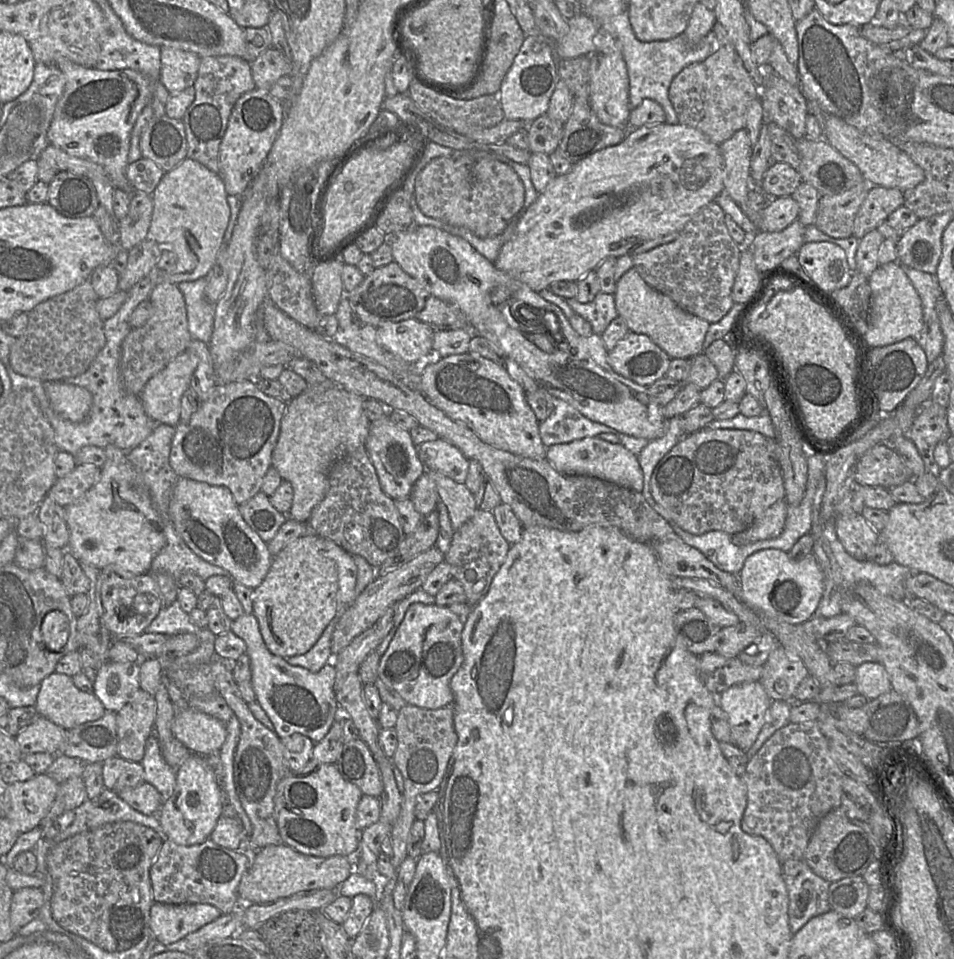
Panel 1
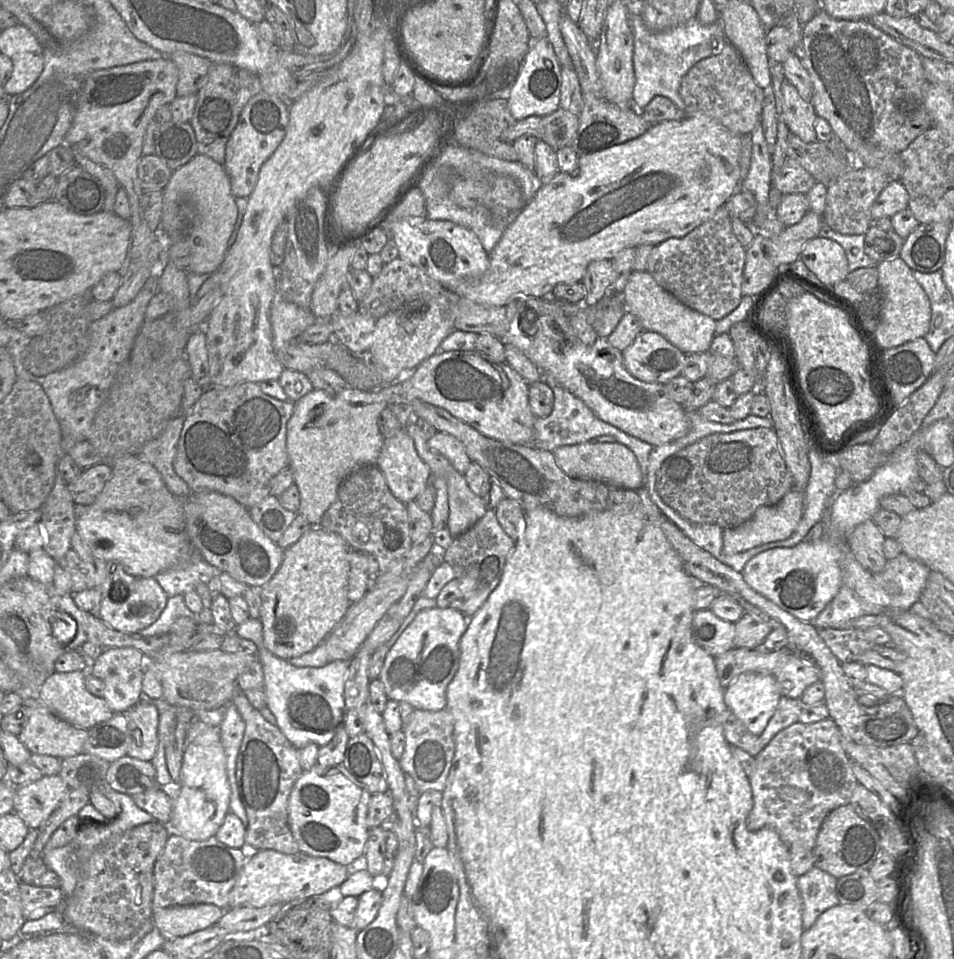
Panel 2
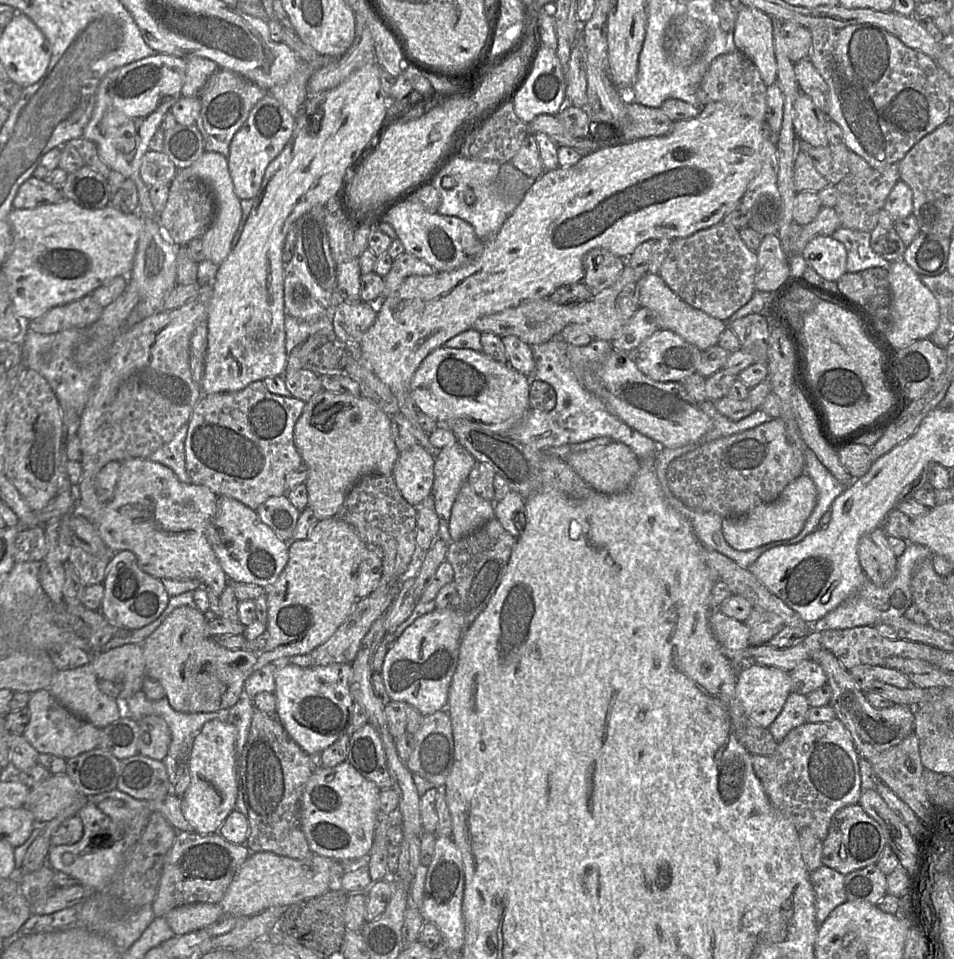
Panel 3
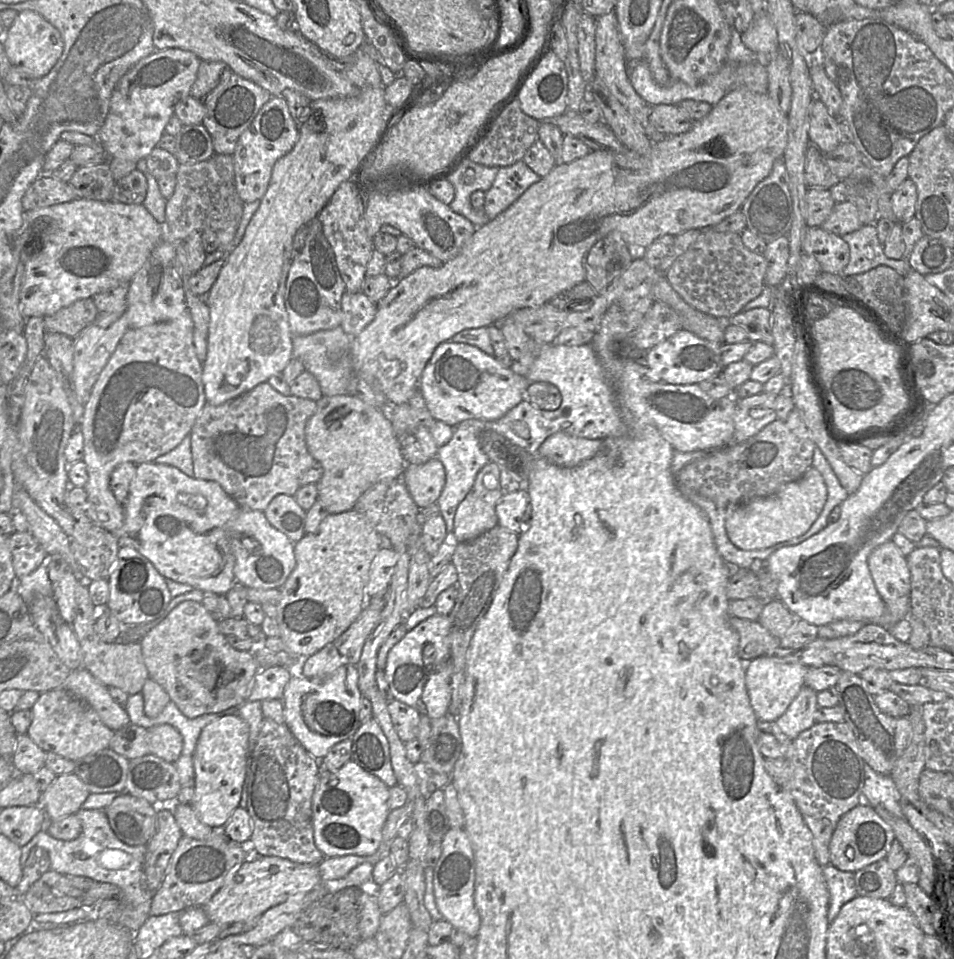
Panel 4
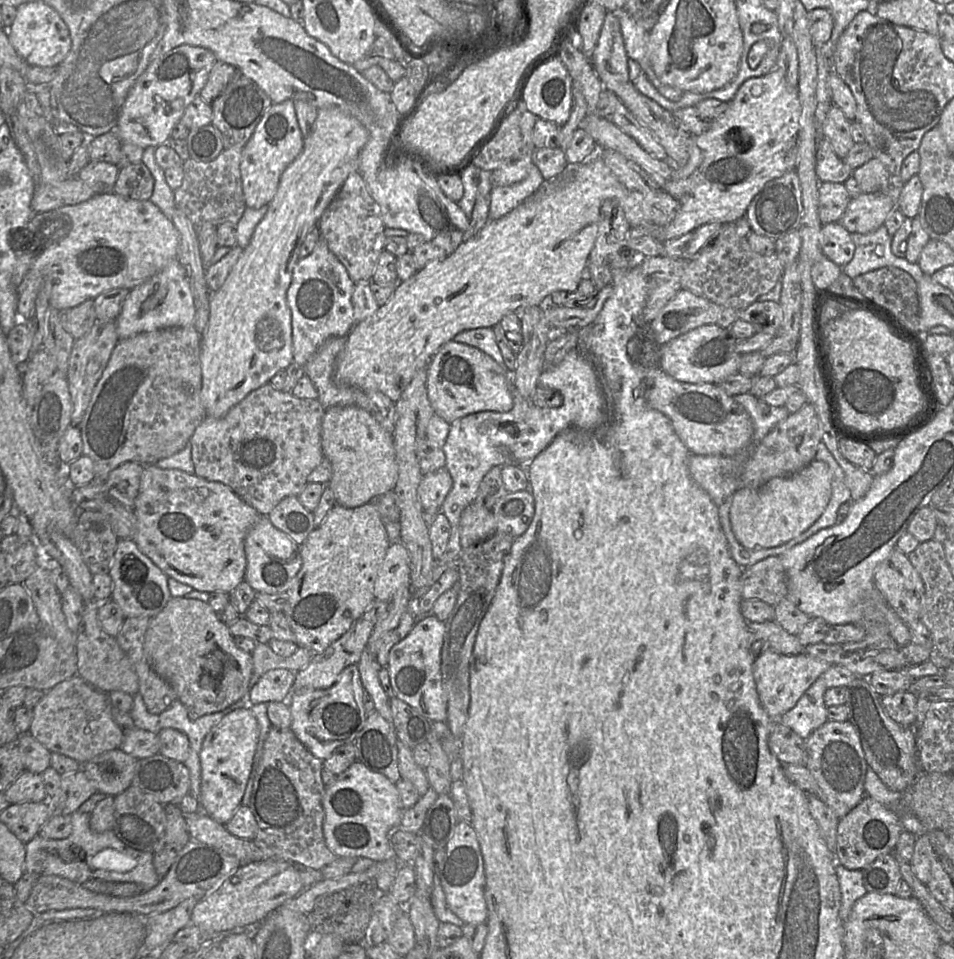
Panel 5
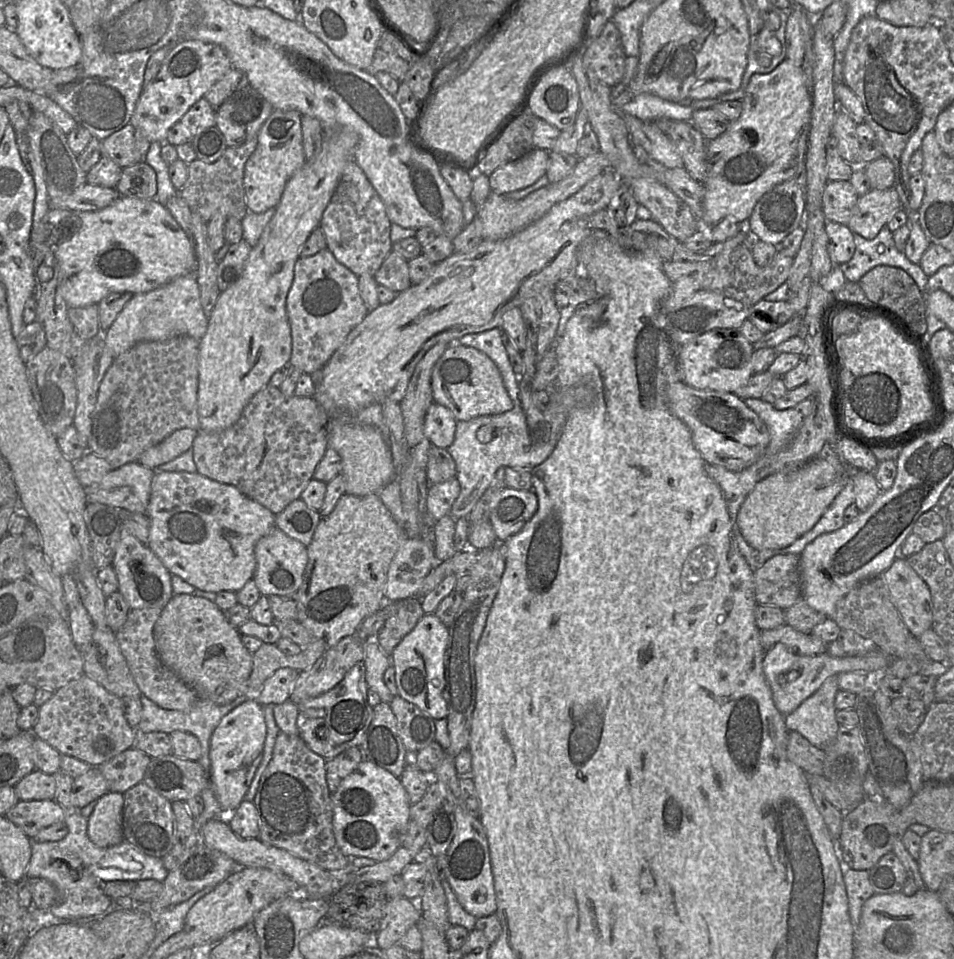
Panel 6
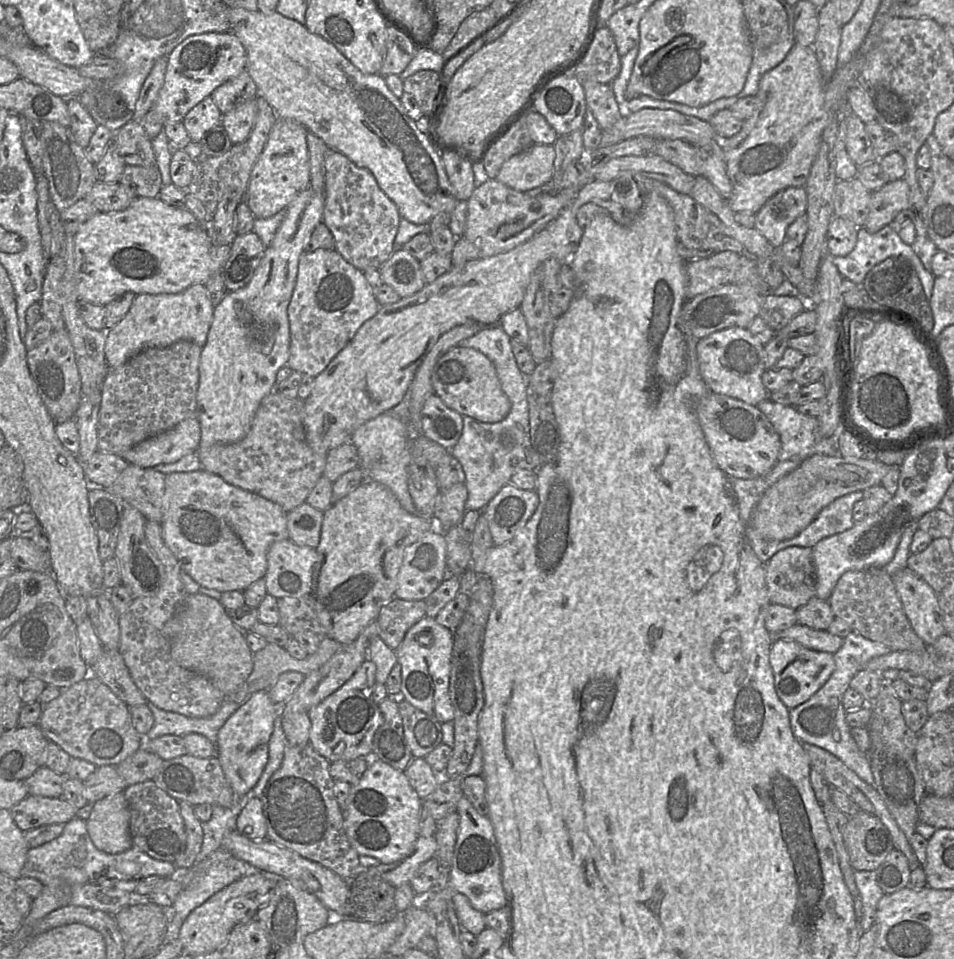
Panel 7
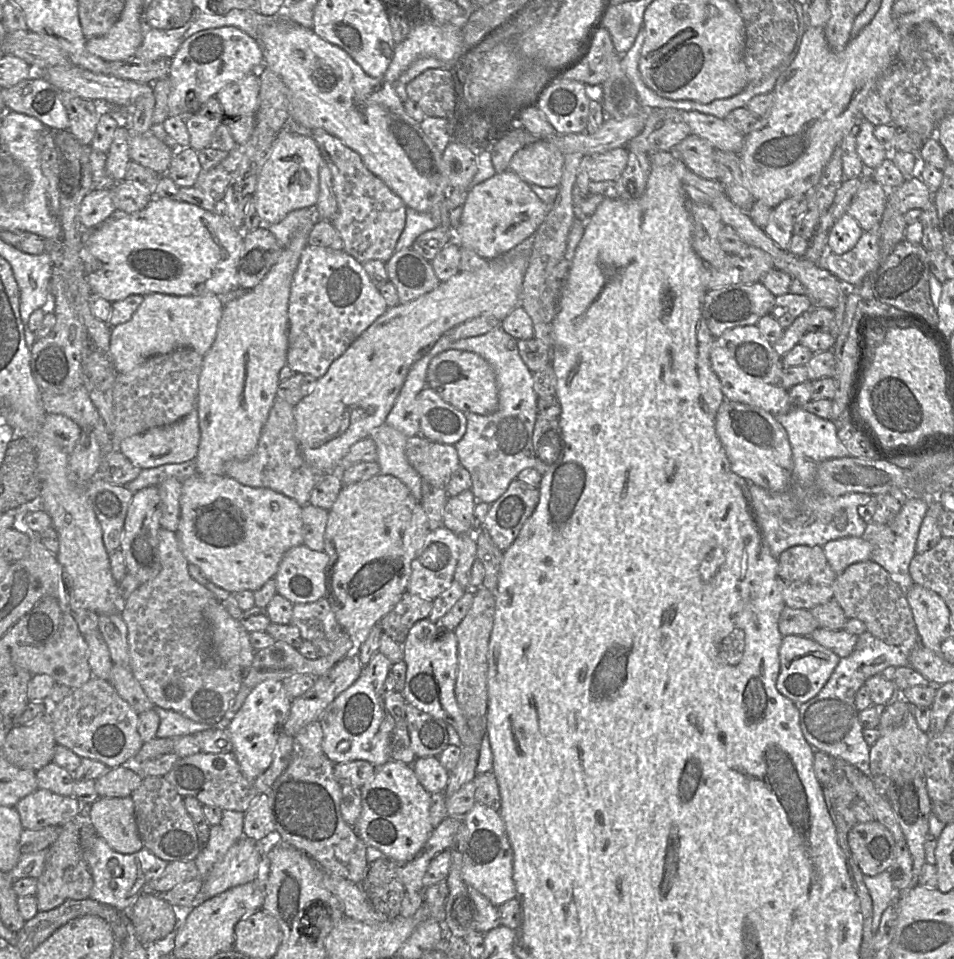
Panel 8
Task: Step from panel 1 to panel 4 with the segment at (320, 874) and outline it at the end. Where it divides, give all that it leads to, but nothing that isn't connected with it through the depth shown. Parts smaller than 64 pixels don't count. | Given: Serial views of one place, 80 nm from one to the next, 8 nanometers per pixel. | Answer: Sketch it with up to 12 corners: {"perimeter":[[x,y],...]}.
{"perimeter":[[250,854],[202,908],[252,920],[322,883],[319,865]]}

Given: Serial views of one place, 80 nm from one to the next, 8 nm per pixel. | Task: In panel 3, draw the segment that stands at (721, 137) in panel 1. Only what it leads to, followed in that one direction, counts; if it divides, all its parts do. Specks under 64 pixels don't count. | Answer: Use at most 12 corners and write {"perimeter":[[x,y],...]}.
{"perimeter":[[737,49],[711,62],[701,106],[722,102],[765,122],[767,87]]}

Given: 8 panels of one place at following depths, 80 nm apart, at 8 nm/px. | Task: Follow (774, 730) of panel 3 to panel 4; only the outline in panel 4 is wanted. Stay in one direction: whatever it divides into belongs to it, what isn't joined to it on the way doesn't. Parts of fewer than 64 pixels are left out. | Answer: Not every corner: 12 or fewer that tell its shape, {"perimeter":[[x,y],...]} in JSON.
{"perimeter":[[804,685],[775,722],[794,740],[816,723],[817,692]]}

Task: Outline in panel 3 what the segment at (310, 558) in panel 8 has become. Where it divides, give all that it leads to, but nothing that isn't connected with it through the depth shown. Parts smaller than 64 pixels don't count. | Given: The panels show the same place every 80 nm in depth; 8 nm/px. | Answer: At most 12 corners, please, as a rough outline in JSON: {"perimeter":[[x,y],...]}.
{"perimeter":[[218,496],[209,541],[229,580],[269,587],[289,543]]}

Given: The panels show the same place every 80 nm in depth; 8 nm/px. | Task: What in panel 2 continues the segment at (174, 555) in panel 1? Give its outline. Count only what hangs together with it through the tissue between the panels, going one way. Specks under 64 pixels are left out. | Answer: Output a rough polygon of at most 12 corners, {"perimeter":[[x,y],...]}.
{"perimeter":[[193,557],[153,577],[168,598],[223,572]]}

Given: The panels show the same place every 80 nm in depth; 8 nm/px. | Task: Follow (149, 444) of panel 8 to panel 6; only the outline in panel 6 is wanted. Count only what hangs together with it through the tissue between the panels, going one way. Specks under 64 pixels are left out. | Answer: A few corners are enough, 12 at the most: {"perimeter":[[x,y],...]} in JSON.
{"perimeter":[[175,430],[137,462],[150,469],[191,449],[198,430]]}

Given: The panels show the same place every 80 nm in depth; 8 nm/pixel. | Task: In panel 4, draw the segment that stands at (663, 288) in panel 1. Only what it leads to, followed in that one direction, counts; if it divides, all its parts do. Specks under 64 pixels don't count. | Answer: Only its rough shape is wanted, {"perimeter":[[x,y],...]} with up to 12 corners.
{"perimeter":[[709,228],[664,276],[695,309],[732,317],[767,265],[739,234]]}

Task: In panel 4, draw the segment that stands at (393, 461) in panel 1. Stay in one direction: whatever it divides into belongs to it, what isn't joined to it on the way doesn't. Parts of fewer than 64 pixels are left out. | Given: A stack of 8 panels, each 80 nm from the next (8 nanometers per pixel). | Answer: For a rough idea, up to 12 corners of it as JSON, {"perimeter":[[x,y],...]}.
{"perimeter":[[437,458],[407,464],[401,480],[419,508],[437,503],[446,481]]}

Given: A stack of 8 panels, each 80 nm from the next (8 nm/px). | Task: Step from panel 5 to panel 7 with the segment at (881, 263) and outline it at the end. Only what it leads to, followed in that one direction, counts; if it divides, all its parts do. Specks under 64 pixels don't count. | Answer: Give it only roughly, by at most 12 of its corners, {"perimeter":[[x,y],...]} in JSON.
{"perimeter":[[884,226],[858,228],[854,249],[832,257],[842,277],[862,284],[886,258],[903,256],[914,265],[930,300],[935,276],[898,235]]}

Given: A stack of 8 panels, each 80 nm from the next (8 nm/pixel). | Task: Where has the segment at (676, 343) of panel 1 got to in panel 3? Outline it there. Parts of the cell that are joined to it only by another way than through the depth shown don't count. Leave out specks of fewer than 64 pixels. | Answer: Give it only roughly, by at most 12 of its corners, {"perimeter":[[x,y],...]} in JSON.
{"perimeter":[[659,274],[640,278],[640,307],[701,351],[727,327],[685,302]]}

